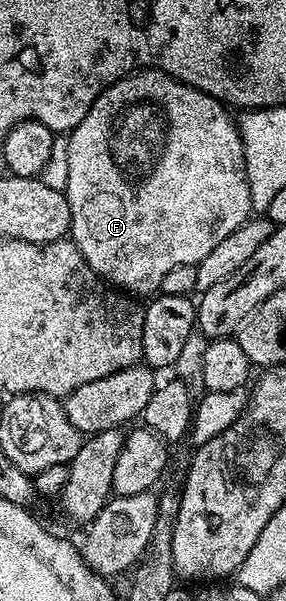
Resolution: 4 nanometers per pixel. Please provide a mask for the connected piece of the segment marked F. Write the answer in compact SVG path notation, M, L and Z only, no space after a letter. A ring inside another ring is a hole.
M142 68L125 75L124 78L107 87L97 97L95 104L91 104L87 116L83 116L81 123L74 130L68 131L67 188L64 192L67 196L67 204L71 208L69 234L72 242L79 248L79 252L83 252L87 264L99 277L105 279L106 283L133 296L156 295L161 289L167 272L179 268L180 265L197 267L203 260L203 256L209 255L225 237L231 236L235 228L249 221L254 208L247 184L241 131L235 118L233 122L232 116L228 113L232 114L225 103L220 102L218 98L212 98L211 95L196 90L194 86L188 86L185 82L180 82L178 78L173 78L161 70Z

